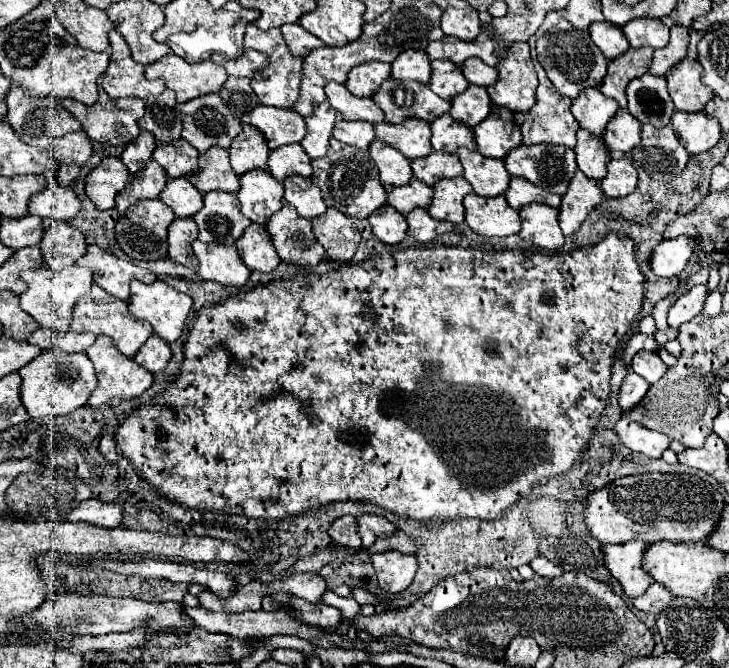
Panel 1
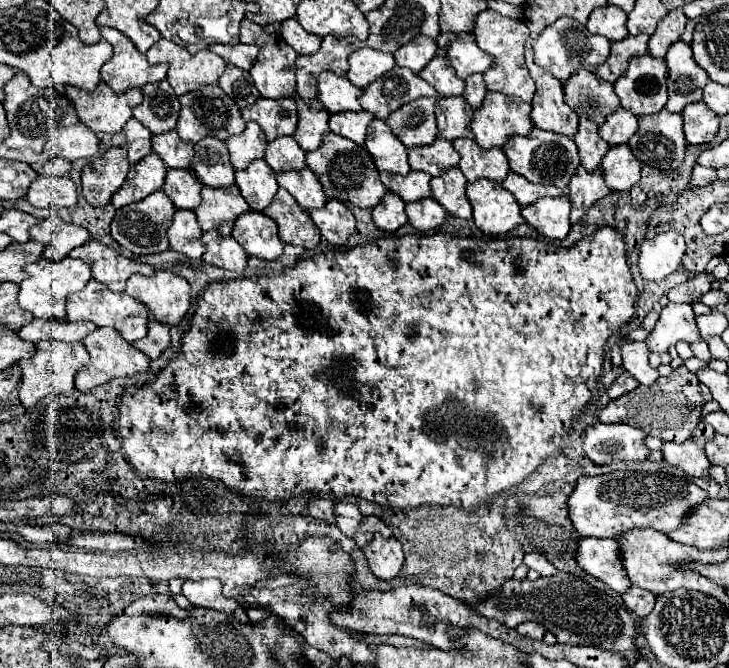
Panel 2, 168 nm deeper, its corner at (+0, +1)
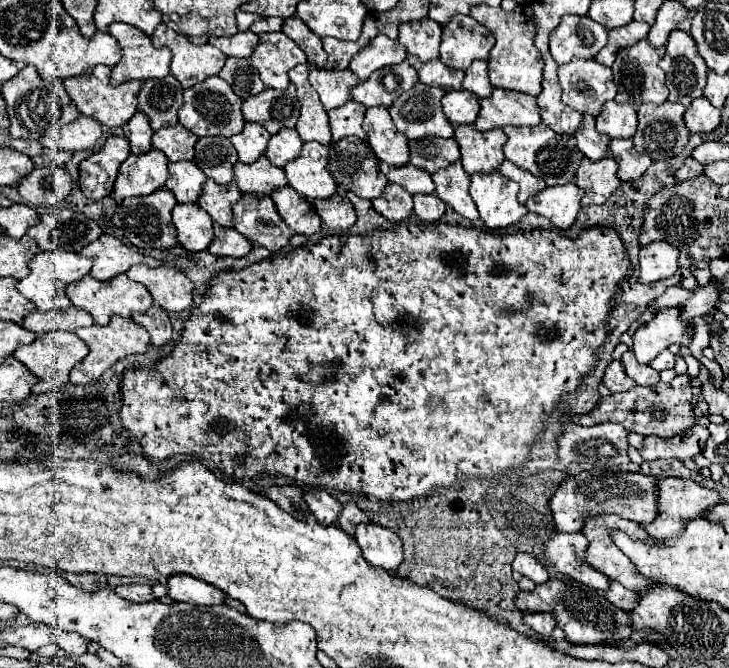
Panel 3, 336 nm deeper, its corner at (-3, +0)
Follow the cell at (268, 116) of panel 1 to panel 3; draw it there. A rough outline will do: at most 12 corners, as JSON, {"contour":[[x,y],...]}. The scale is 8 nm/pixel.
{"contour":[[296,86],[264,88],[242,102],[244,120],[270,134],[298,122]]}

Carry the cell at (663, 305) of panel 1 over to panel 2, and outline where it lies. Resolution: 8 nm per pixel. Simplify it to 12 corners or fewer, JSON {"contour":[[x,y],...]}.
{"contour":[[647,341],[623,345],[623,367],[641,385],[657,381]]}

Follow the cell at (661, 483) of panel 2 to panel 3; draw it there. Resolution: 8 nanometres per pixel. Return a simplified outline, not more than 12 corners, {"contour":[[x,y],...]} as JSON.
{"contour":[[590,470],[550,496],[554,528],[582,514],[650,522],[654,476]]}

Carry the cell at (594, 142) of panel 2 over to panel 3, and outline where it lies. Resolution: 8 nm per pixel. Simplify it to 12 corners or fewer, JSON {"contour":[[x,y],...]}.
{"contour":[[584,114],[584,124],[574,134],[578,150],[600,160],[608,156],[606,134],[600,134],[594,116]]}

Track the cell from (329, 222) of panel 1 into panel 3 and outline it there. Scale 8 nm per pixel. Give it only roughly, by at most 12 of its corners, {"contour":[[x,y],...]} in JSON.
{"contour":[[334,194],[314,200],[324,224],[348,230],[356,222],[350,200]]}

